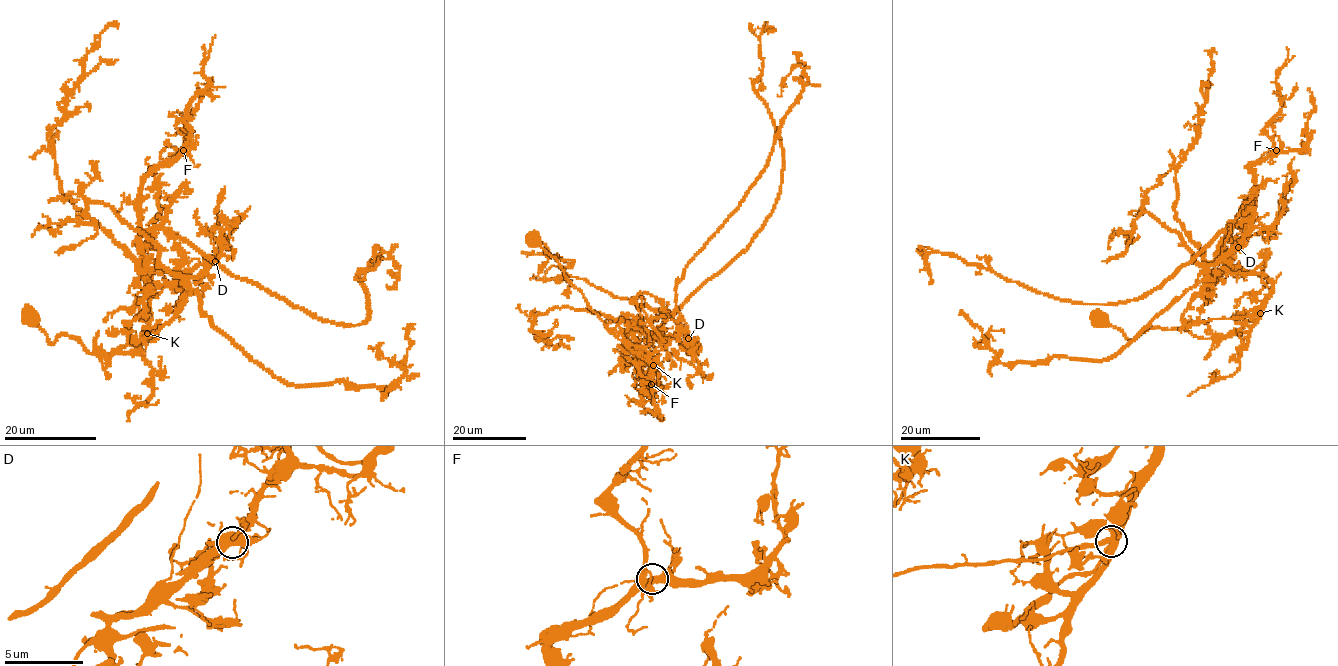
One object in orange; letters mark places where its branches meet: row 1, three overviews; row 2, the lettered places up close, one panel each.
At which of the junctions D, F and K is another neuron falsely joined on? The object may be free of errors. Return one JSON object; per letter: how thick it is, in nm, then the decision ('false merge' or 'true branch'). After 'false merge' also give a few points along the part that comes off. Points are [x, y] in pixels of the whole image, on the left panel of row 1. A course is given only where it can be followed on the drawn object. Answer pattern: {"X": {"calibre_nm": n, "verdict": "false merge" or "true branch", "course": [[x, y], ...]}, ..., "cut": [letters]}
{"D": {"calibre_nm": 550, "verdict": "true branch"}, "F": {"calibre_nm": 420, "verdict": "true branch"}, "K": {"calibre_nm": 440, "verdict": "false merge", "course": [[147, 334], [198, 293], [213, 326], [290, 385], [343, 380], [392, 388], [405, 369], [370, 347]]}, "cut": ["K"]}

